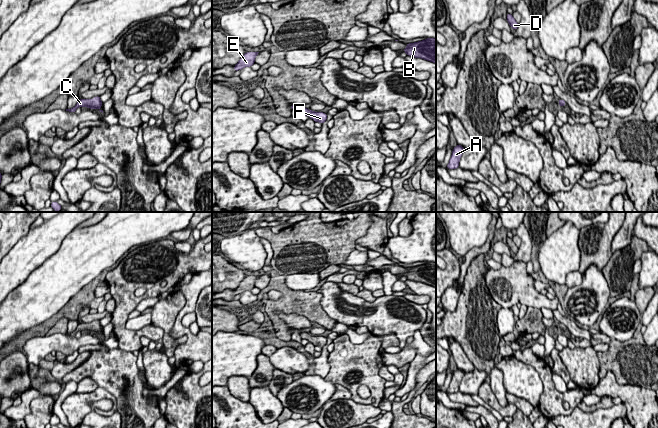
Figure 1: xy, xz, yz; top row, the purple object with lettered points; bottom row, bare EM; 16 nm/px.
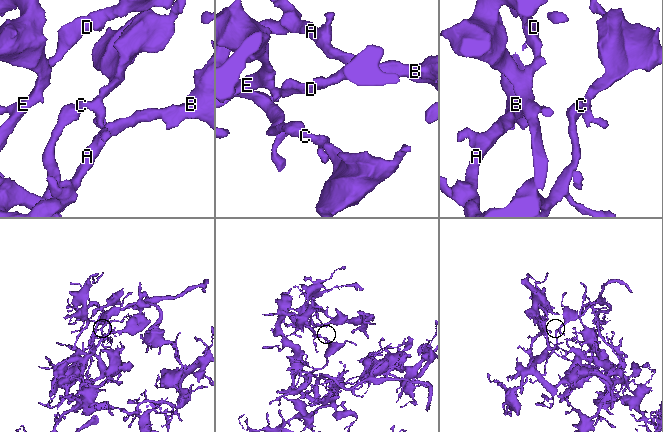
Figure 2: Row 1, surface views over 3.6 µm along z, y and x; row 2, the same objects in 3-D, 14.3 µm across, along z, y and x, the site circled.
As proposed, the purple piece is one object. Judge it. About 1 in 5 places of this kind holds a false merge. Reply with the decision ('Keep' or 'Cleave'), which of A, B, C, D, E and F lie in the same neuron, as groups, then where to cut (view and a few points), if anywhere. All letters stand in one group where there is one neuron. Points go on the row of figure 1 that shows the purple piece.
Keep. Groups: A B C D E F. No split

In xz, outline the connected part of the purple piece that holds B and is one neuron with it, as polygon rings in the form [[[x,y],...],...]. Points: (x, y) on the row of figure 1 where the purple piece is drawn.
[[[427,38],[423,41],[406,44],[407,47],[403,50],[408,56],[422,58],[427,61],[436,63],[436,39]]]

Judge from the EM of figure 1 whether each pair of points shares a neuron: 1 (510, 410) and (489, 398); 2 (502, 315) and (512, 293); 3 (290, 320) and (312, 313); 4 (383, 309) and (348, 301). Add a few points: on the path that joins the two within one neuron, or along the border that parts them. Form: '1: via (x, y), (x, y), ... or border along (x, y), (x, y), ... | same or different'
1: via (505, 410), (500, 409), (494, 403) | same
2: border along (502, 307), (511, 308) | different
3: border along (280, 311), (286, 314), (303, 315), (312, 322) | different
4: via (374, 312), (359, 312), (357, 310) | same

